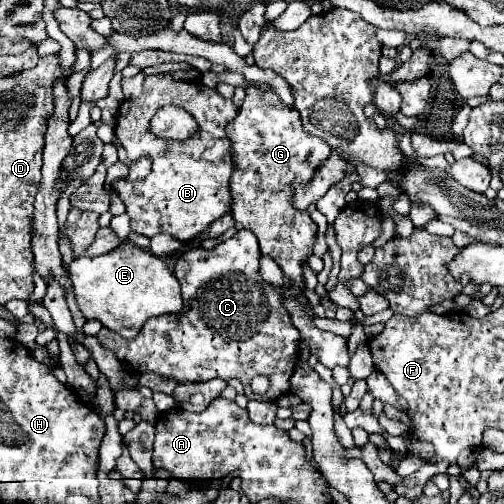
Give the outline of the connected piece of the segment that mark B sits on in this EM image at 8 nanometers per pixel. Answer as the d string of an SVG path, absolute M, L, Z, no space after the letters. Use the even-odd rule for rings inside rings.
M169 74L147 76L143 88L145 92L141 98L123 100L115 134L127 150L129 158L149 154L153 158L153 168L147 178L137 182L117 178L113 180L113 188L127 208L133 232L147 238L165 232L179 242L189 242L205 234L211 222L219 220L231 210L229 180L233 172L233 162L229 138L225 136L225 126L235 118L237 108L233 100L225 100L215 90L203 84L173 80ZM165 104L175 104L187 110L197 120L199 130L193 138L177 142L157 138L149 132L149 120Z

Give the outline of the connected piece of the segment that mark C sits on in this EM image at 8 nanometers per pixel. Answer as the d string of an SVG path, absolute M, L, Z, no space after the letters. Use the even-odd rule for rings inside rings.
M239 230L233 238L211 250L199 246L183 252L175 264L175 276L181 282L185 312L181 316L157 316L157 320L149 320L133 340L121 340L121 336L109 332L109 328L101 328L97 340L133 372L155 372L163 378L175 380L177 384L237 378L243 382L247 398L277 400L281 394L289 392L289 378L298 360L299 332L293 328L285 308L281 308L281 292L273 290L259 276L259 258L257 238L249 230ZM259 374L267 376L271 382L271 388L261 396L251 390L251 380Z

